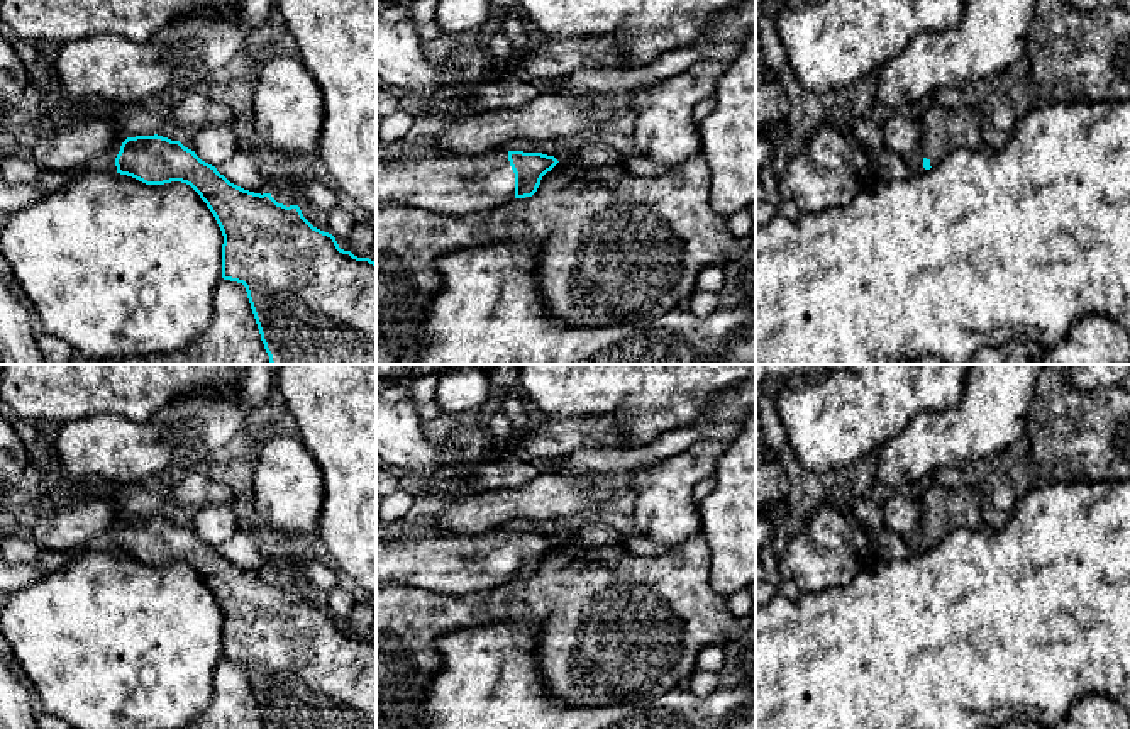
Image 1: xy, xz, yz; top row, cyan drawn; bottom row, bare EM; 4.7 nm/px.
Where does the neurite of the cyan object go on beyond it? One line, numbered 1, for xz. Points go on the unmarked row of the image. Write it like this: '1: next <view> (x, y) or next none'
1: next xz (451, 565)

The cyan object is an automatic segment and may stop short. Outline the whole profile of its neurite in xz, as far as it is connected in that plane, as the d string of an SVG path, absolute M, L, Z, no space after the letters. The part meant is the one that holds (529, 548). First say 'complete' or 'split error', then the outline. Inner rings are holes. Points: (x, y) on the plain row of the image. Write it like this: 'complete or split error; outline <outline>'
split error; outline M500 526L476 534L442 534L413 527L400 537L376 541L376 585L407 585L440 597L468 597L532 576L542 556L557 543L554 536L507 531Z

